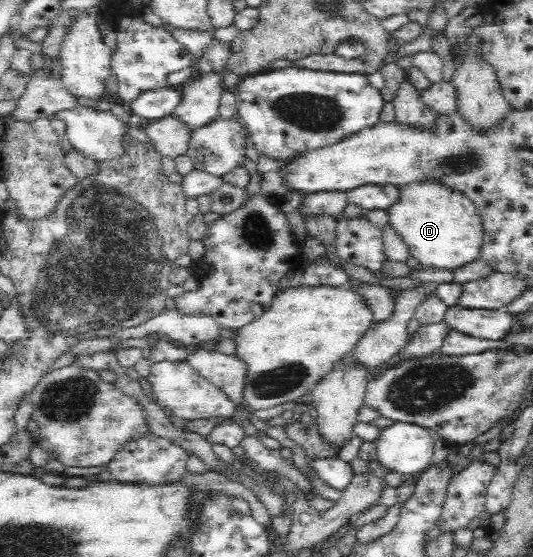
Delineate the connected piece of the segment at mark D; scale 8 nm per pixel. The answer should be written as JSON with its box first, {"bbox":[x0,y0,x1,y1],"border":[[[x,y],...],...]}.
{"bbox":[386,183,484,271],"border":[[[411,183],[400,188],[395,204],[386,209],[388,223],[407,244],[421,268],[453,271],[480,256],[484,227],[477,206],[464,194],[443,184]]]}

